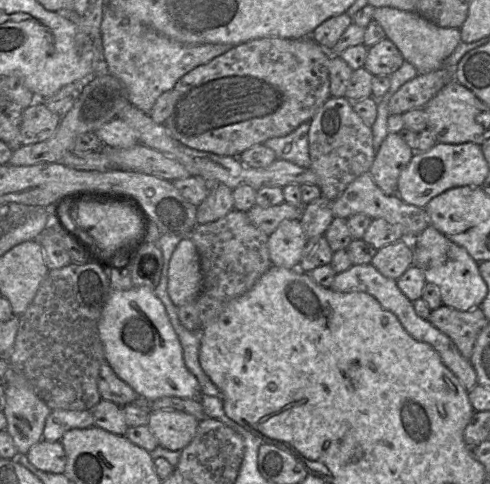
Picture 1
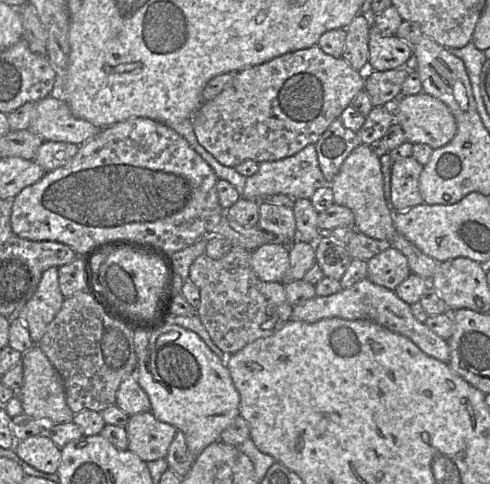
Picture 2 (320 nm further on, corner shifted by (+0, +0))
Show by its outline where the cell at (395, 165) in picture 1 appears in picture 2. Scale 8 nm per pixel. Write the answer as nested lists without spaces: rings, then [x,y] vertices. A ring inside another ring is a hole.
[[[413,156],[397,159],[392,164],[390,206],[393,212],[404,212],[424,203],[419,190],[423,165]]]

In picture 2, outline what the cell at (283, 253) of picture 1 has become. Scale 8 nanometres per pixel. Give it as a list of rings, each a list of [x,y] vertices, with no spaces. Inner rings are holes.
[[[273,241],[252,251],[251,266],[264,282],[282,282],[289,267],[289,246],[284,241]]]

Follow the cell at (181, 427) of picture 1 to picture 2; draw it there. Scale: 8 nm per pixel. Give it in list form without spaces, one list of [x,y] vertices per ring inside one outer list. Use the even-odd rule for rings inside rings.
[[[149,412],[129,417],[125,427],[128,437],[128,450],[144,462],[165,458],[177,429],[161,421]]]

